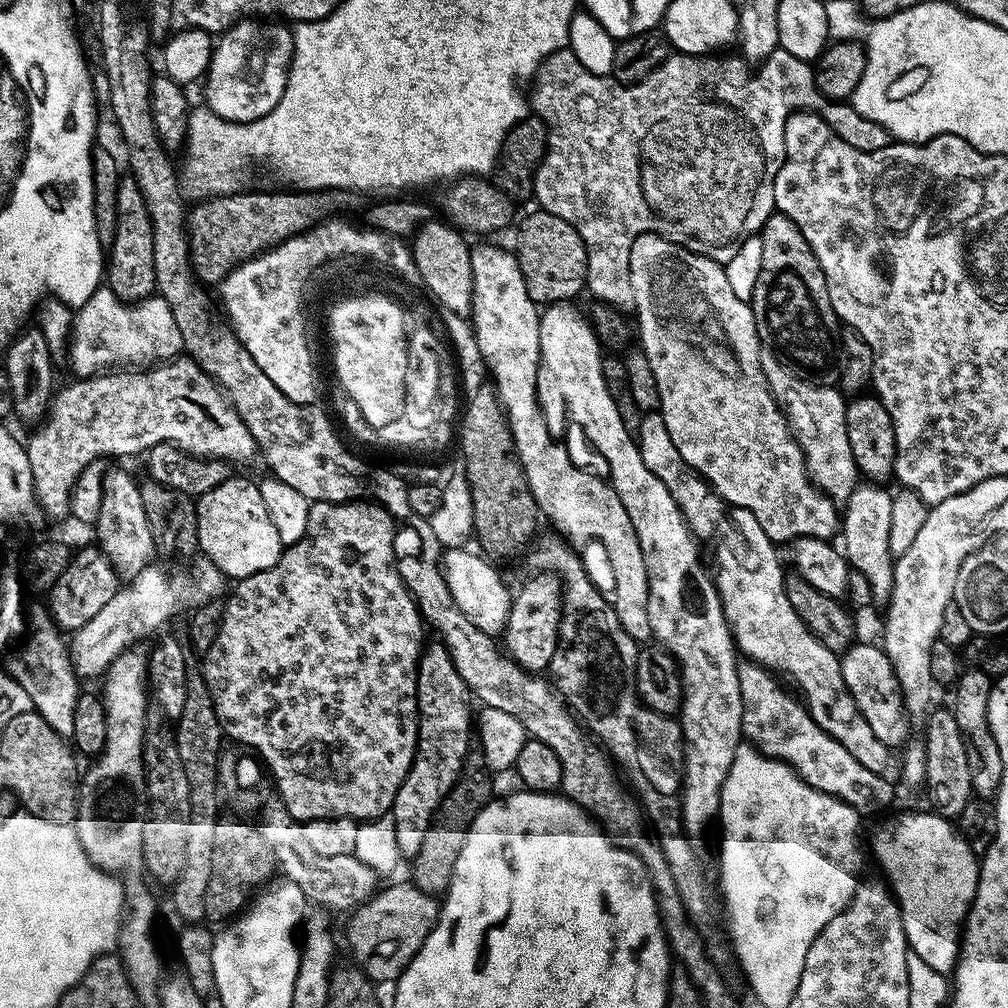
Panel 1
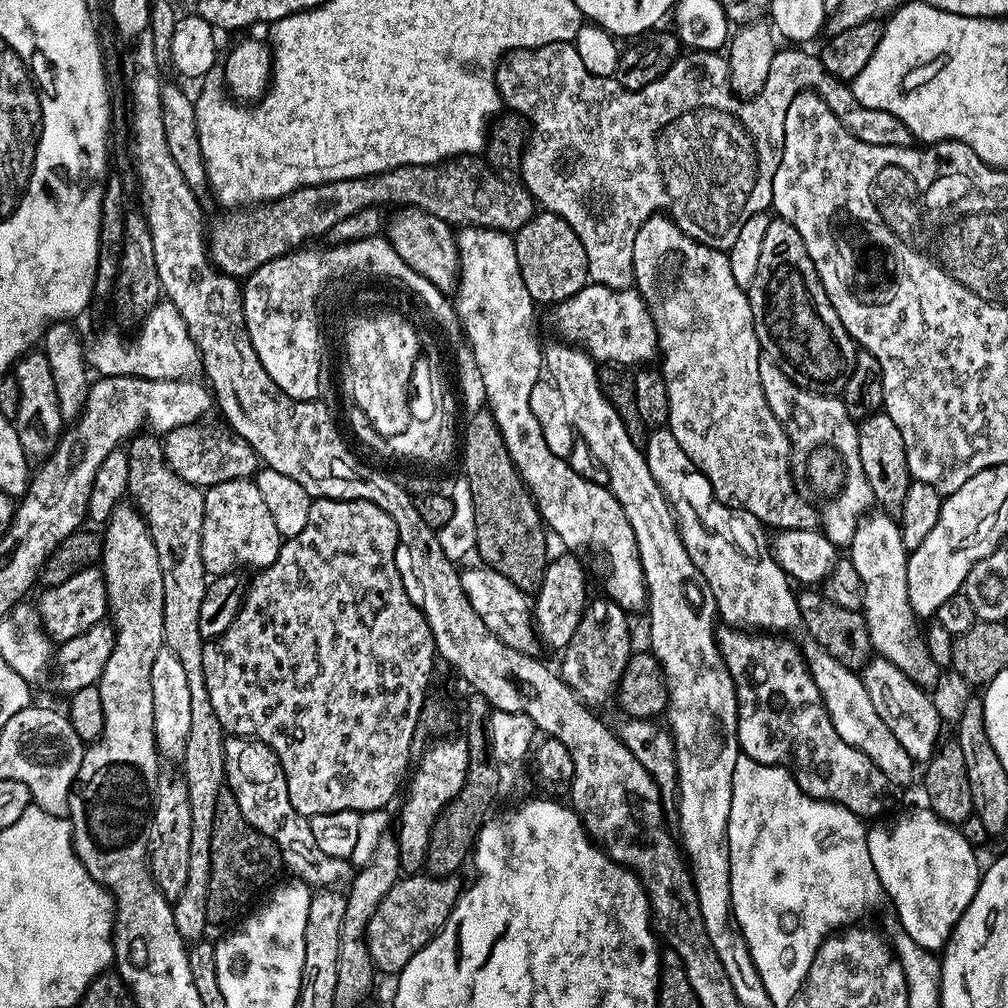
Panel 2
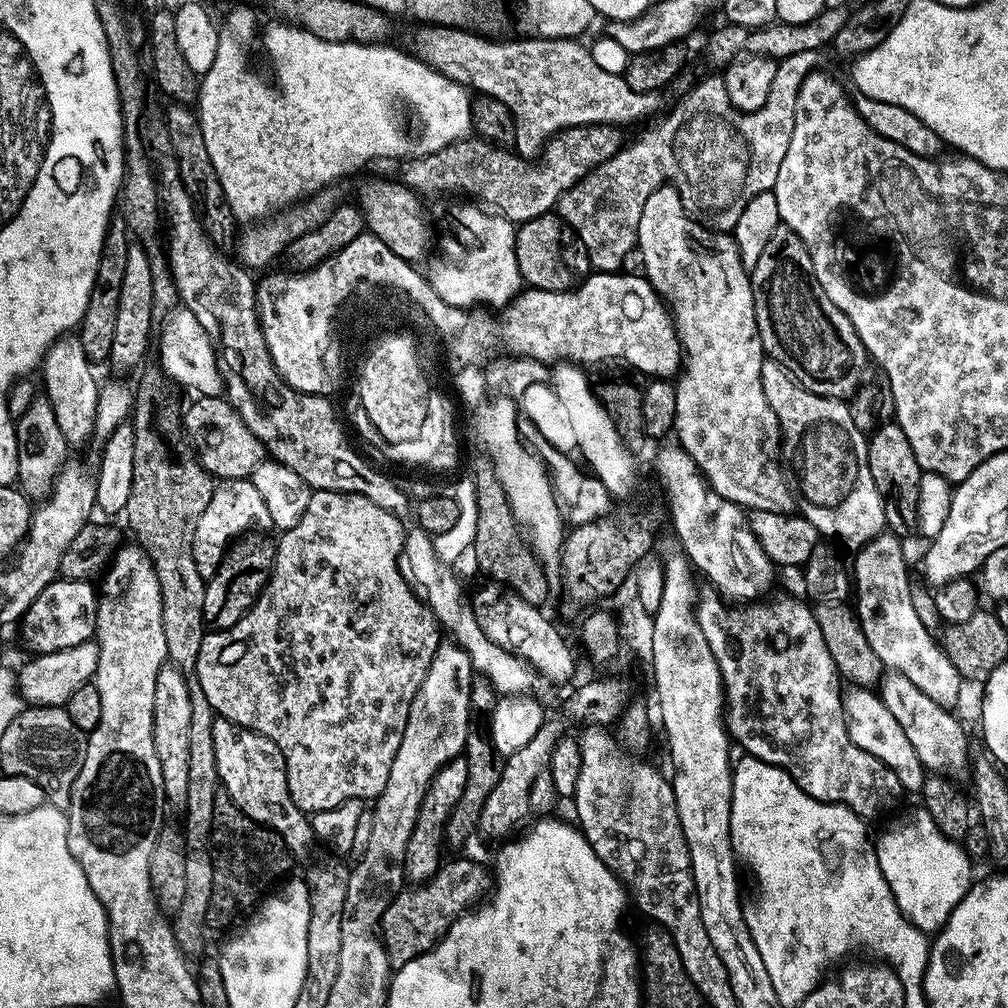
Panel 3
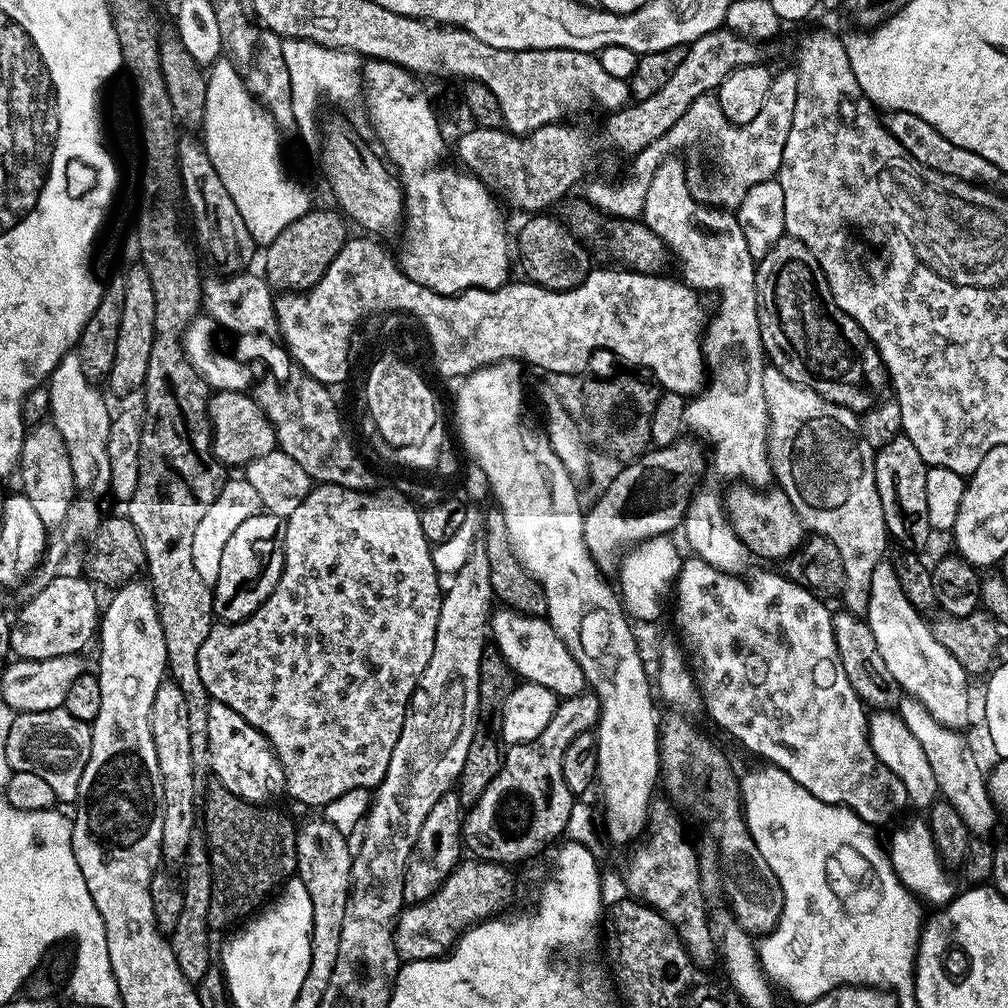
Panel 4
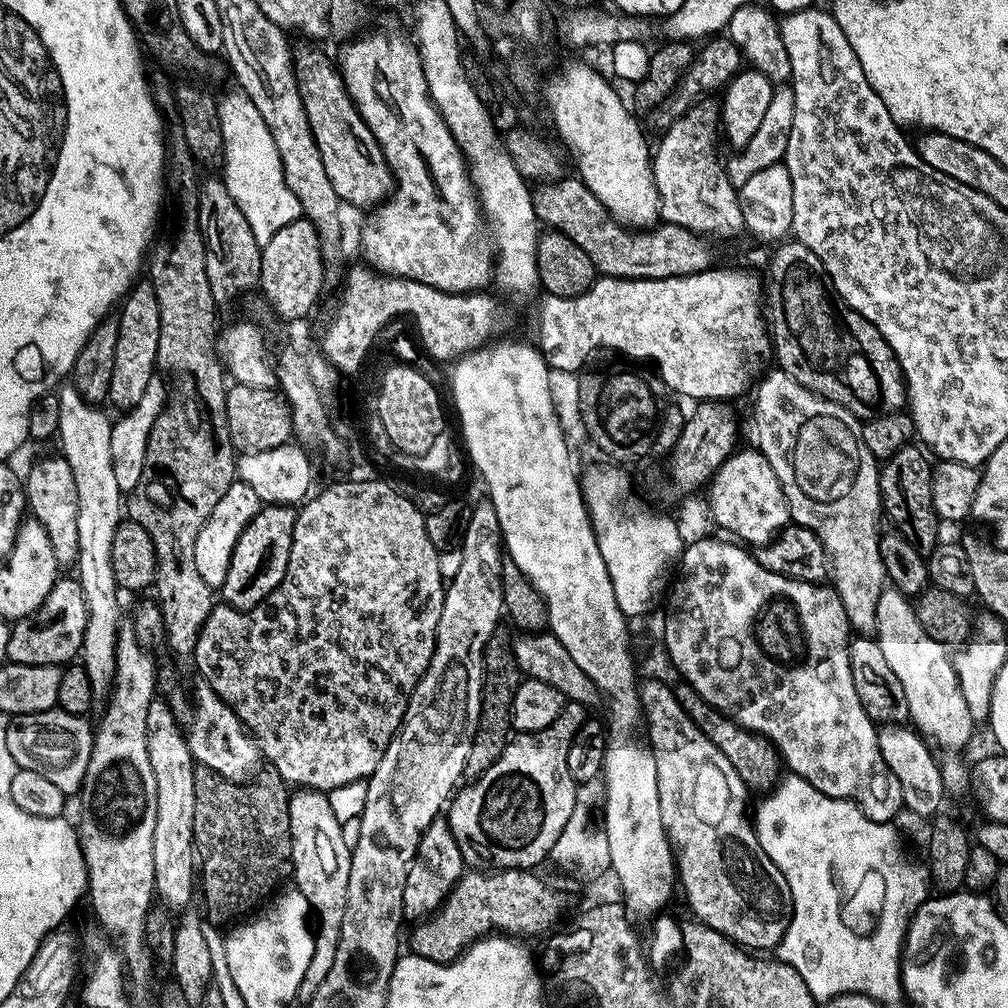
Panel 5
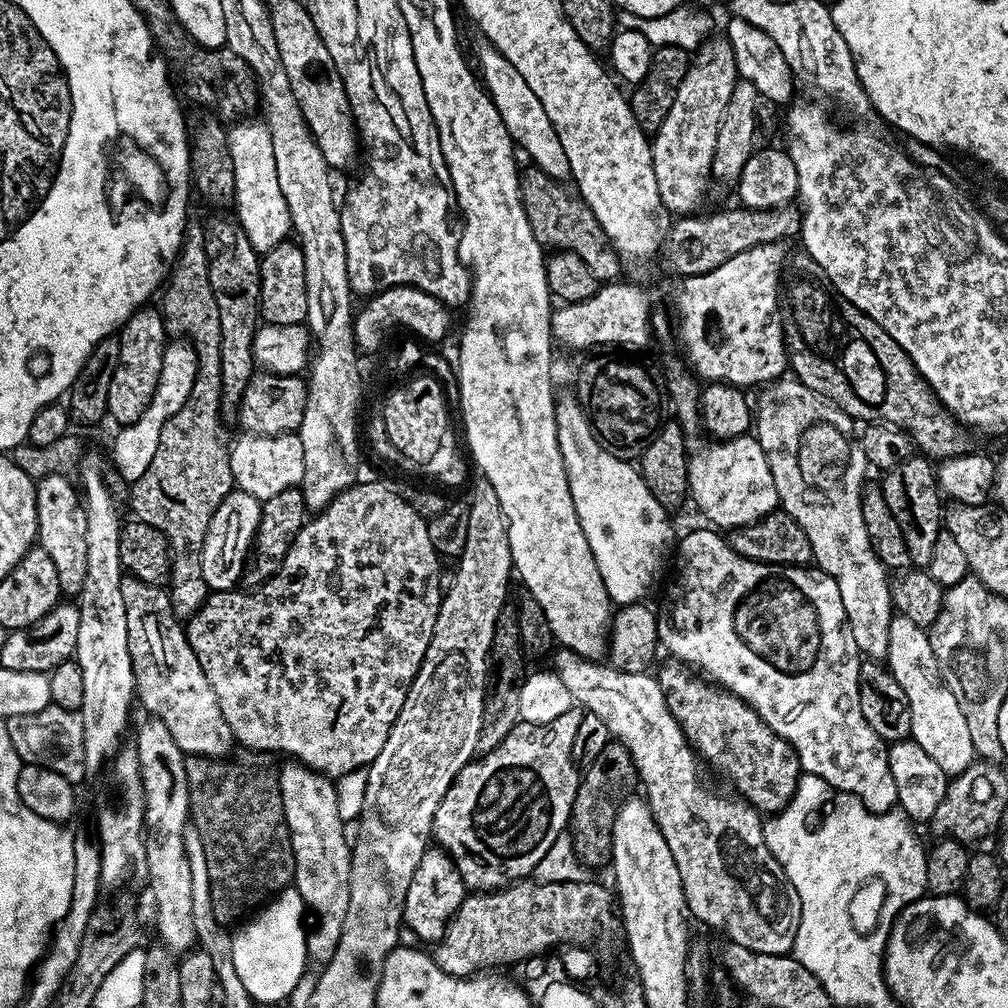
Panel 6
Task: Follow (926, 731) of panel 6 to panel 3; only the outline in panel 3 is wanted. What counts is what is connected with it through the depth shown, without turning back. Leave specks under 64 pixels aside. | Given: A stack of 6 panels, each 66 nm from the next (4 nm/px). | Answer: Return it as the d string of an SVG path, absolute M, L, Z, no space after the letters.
M885 530L875 536L868 544L859 549L854 560L854 611L856 617L862 622L866 630L866 639L870 642L874 654L883 662L885 669L902 674L922 690L922 694L930 694L934 702L945 706L952 703L960 696L962 681L958 670L954 670L954 662L944 653L943 647L938 643L937 637L922 626L918 614L914 610L914 602L910 602L910 590L914 587L913 581L908 581L908 564L904 561L904 548L901 537L892 535Z

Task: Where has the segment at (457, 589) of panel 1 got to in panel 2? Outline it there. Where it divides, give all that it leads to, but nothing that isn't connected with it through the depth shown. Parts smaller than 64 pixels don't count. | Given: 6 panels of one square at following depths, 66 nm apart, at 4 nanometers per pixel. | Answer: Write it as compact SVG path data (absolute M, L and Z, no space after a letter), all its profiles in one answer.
M477 566L477 568L463 569L460 572L462 590L466 598L470 598L470 606L474 606L474 614L486 622L486 626L506 646L525 654L535 653L538 645L538 633L534 627L534 612L530 607L529 597L510 578L502 578L493 568Z

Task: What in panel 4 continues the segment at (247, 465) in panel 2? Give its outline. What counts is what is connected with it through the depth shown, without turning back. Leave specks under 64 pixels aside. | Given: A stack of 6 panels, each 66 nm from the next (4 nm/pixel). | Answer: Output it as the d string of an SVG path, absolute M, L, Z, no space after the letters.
M213 391L208 397L208 423L212 429L212 453L217 460L225 466L240 464L247 466L254 462L254 458L262 458L262 454L270 454L277 451L276 432L272 428L272 423L264 414L264 409L260 407L255 399L251 400L247 391Z

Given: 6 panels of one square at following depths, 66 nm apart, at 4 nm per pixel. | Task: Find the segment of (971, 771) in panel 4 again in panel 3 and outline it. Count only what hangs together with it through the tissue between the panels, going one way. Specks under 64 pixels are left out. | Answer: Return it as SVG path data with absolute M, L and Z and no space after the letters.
M891 670L885 671L884 679L878 685L878 695L886 710L894 714L898 726L902 726L906 738L910 738L910 746L914 746L914 754L918 754L925 770L949 778L957 778L969 771L968 736L959 718L951 716L945 705L934 702L930 694L922 694L910 678Z

